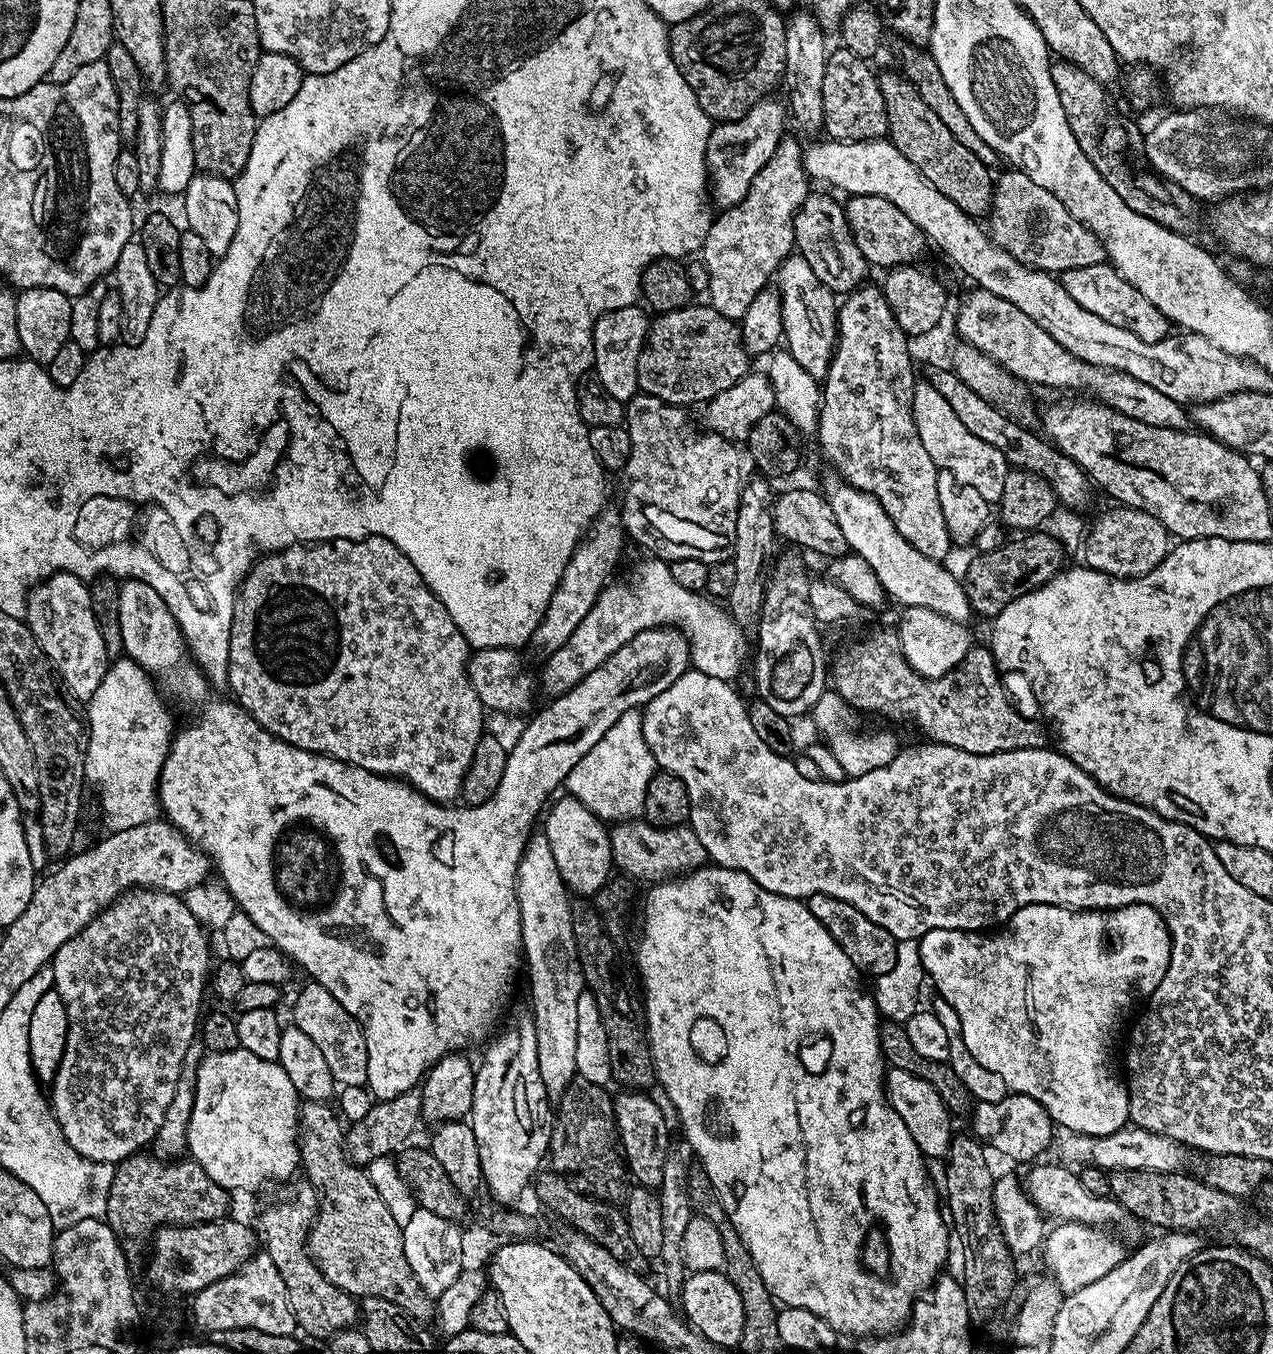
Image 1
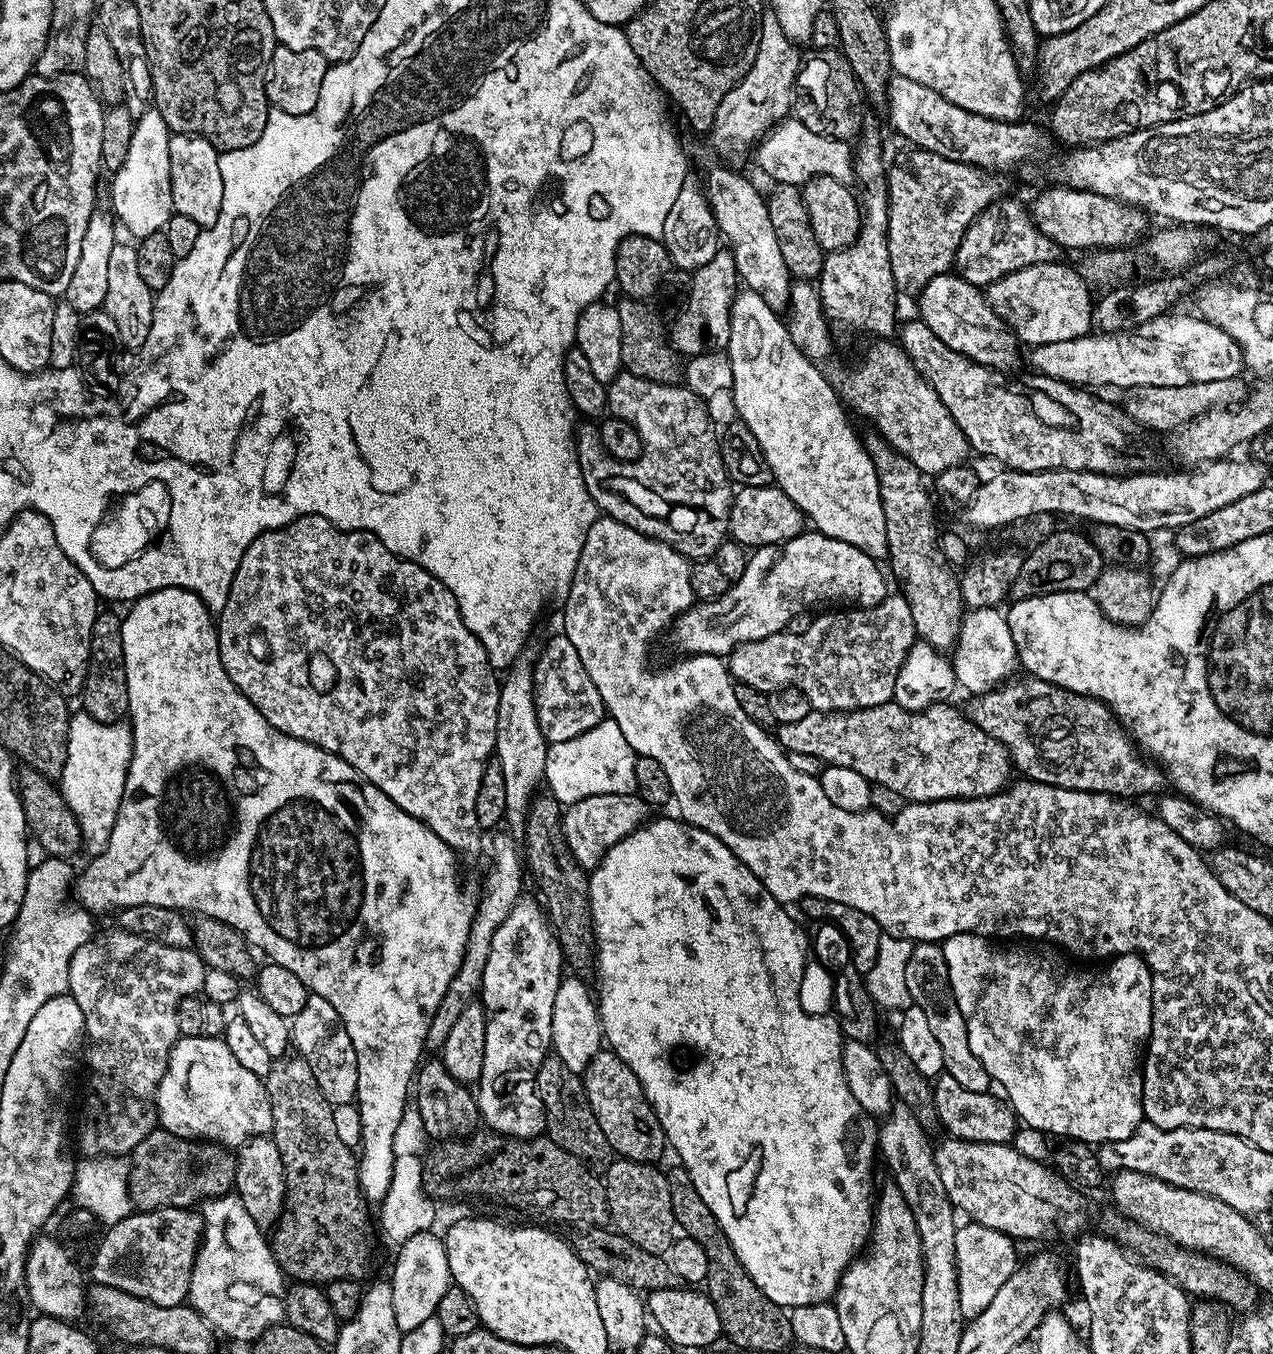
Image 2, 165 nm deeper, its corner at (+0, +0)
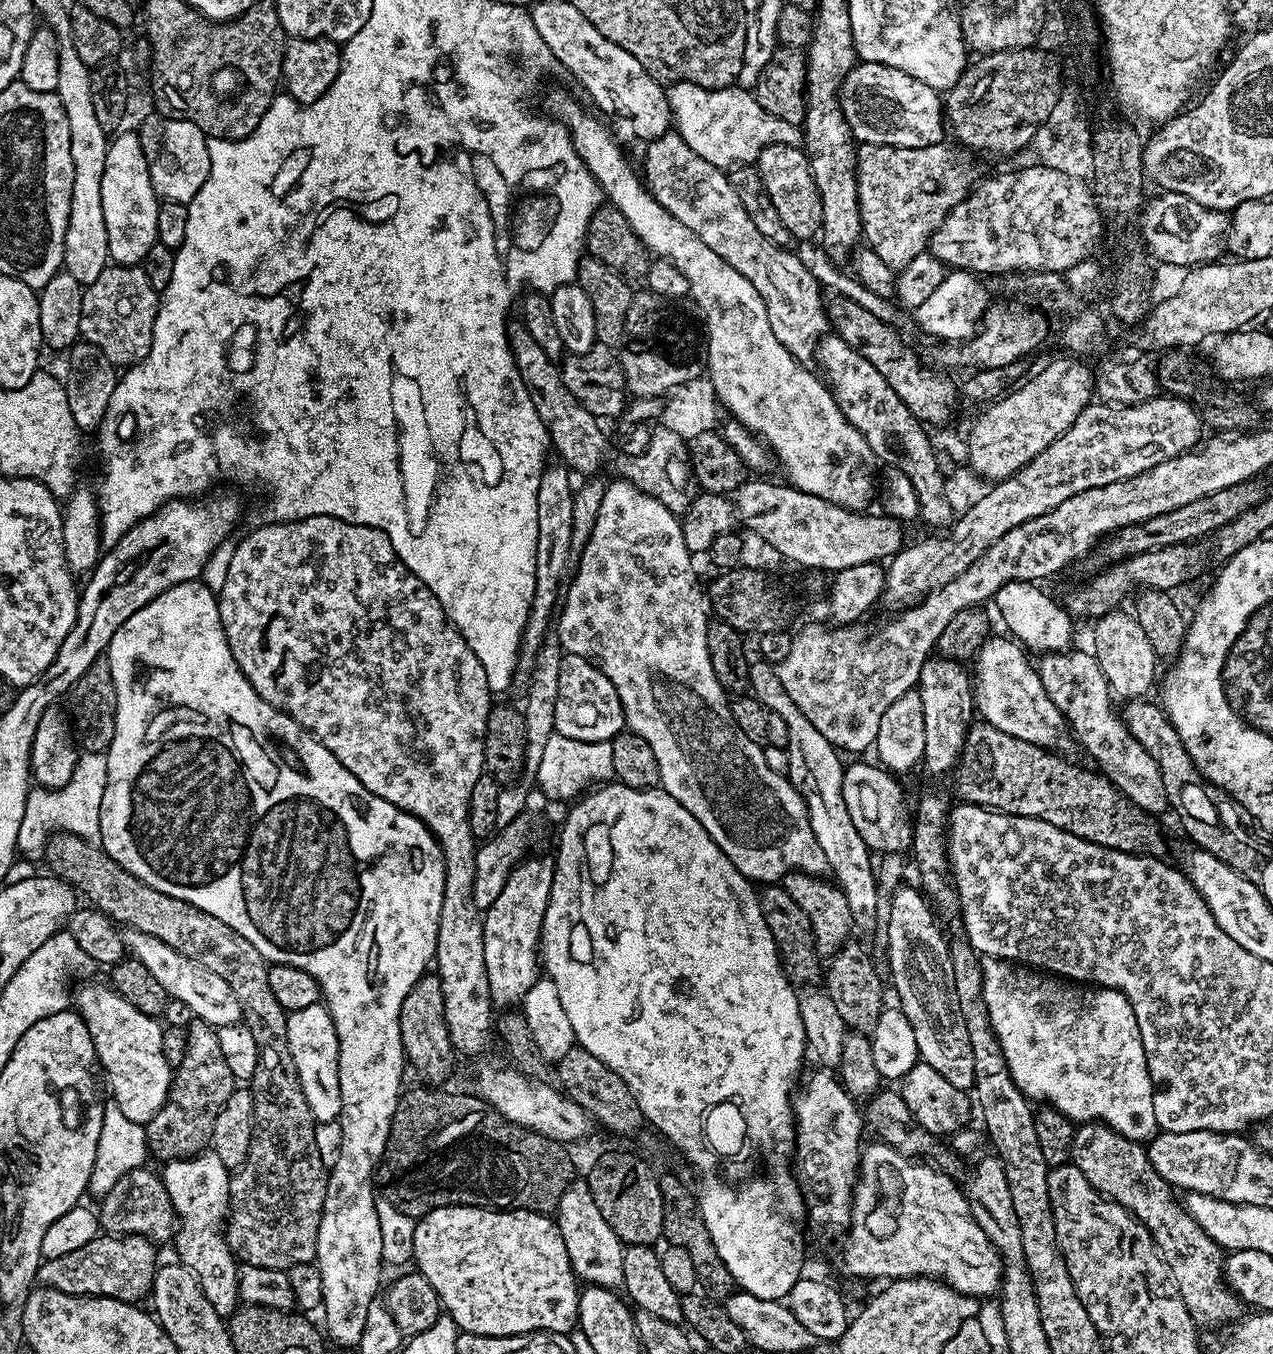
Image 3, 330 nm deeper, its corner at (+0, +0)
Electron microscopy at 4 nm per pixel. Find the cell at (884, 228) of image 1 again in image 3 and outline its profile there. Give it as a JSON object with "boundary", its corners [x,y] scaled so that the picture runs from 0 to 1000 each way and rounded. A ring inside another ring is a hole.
{"boundary":[[[608,106],[599,109],[594,125],[620,175],[627,179],[639,178],[647,169],[646,148],[636,124],[634,113],[628,107]]]}

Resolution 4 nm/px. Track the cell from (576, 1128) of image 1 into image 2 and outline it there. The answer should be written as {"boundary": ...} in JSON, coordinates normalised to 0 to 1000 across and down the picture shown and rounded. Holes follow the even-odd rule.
{"boundary":[[[431,778],[424,785],[421,794],[421,807],[427,818],[427,832],[430,841],[441,846],[445,852],[451,852],[451,855],[456,857],[461,863],[474,864],[481,860],[482,852],[467,828],[456,795],[456,792],[445,790],[445,787],[436,778]]]}

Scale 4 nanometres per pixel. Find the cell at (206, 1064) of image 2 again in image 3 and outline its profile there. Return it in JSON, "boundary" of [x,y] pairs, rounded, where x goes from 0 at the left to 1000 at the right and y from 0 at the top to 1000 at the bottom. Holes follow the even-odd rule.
{"boundary":[[[85,728],[64,730],[60,736],[59,733],[58,742],[72,764],[78,788],[85,794],[87,812],[102,829],[115,832],[132,813],[137,797],[137,789],[128,778],[130,760],[126,754],[112,749]]]}

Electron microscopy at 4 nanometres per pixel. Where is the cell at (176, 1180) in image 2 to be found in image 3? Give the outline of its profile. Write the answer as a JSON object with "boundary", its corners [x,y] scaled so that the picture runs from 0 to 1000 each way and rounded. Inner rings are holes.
{"boundary":[[[152,753],[147,757],[148,769],[145,773],[145,781],[139,790],[135,798],[135,805],[132,807],[132,813],[126,818],[124,823],[115,832],[116,838],[116,849],[120,855],[123,854],[126,858],[134,857],[147,857],[148,854],[155,854],[166,846],[168,838],[168,827],[178,817],[178,812],[185,806],[187,798],[184,793],[181,793],[181,787],[178,785],[178,781],[174,778],[171,764],[166,756],[161,756],[159,753]]]}

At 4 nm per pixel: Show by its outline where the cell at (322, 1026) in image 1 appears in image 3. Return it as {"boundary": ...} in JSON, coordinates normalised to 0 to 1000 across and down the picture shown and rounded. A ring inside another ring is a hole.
{"boundary":[[[250,741],[226,748],[225,767],[228,770],[228,781],[231,781],[231,790],[234,790],[237,808],[240,808],[240,817],[244,817],[246,827],[249,830],[266,828],[269,817],[269,808],[266,802],[267,773],[264,758],[257,744]]]}

